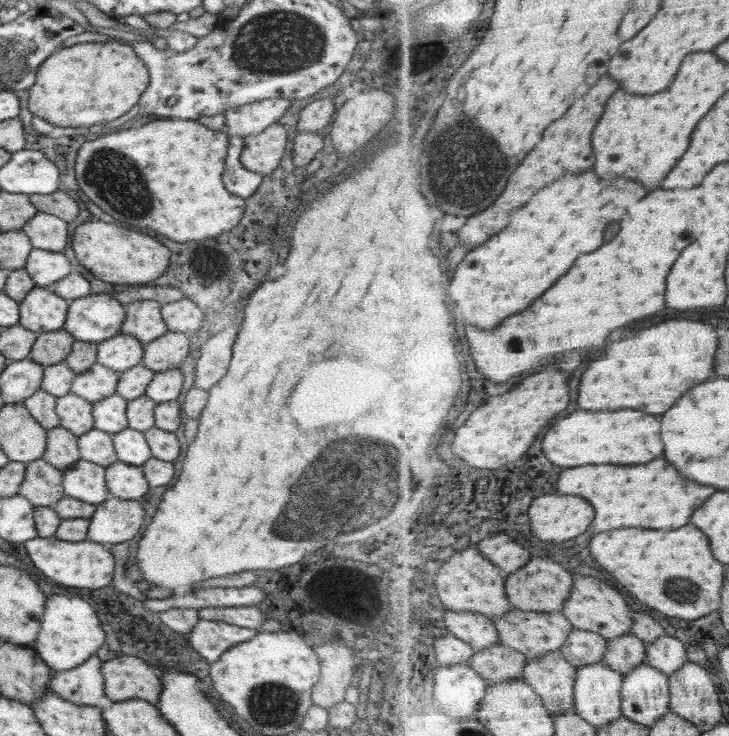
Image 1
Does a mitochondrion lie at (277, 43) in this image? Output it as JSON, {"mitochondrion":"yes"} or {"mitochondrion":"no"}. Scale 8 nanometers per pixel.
{"mitochondrion":"yes"}

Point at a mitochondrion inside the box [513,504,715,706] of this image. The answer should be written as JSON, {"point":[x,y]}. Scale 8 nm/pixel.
{"point":[694,593]}

